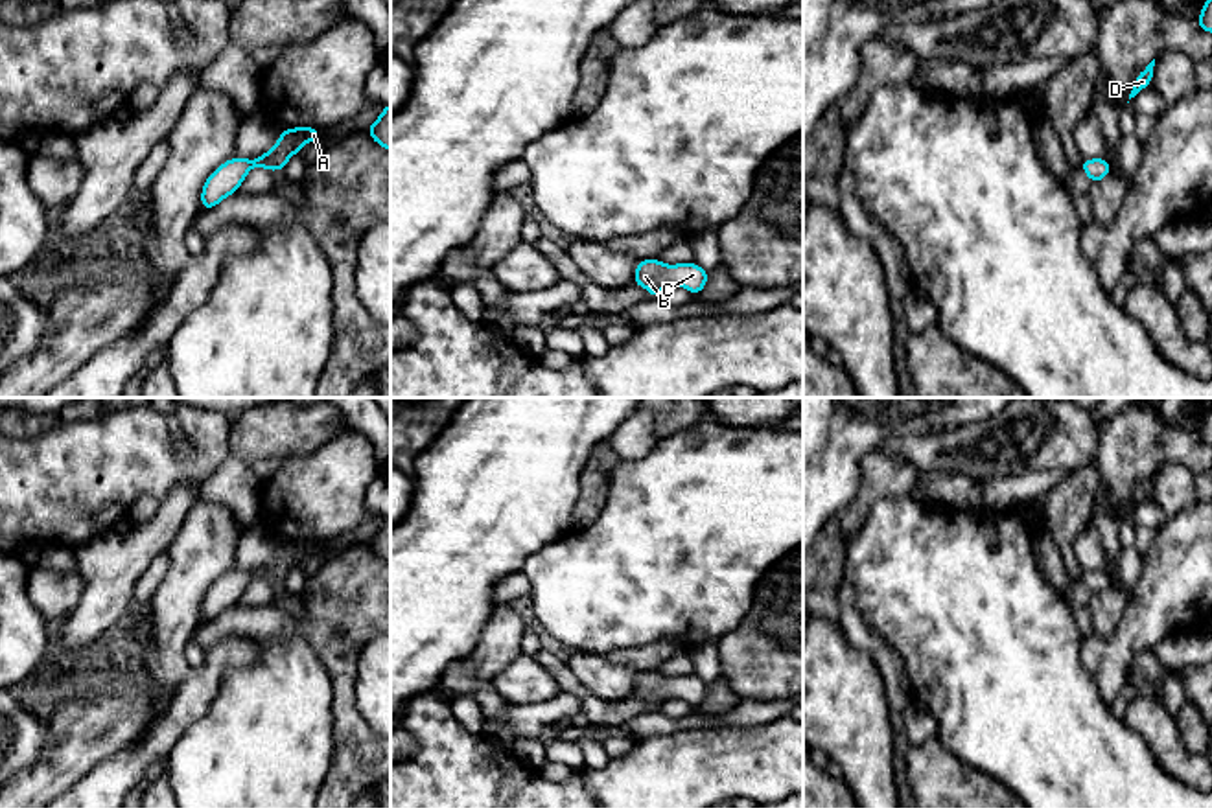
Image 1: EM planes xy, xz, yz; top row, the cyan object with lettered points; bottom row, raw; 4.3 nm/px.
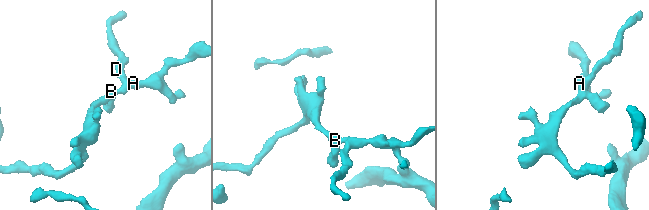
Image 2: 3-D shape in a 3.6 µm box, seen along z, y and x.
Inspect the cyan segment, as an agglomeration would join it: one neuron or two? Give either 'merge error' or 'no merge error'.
no merge error

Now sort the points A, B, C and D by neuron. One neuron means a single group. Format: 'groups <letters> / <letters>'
groups A B C D

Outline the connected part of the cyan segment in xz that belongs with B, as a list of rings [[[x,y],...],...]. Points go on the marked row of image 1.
[[[658,258],[641,260],[635,265],[634,283],[648,289],[648,298],[658,298],[667,285],[680,285],[693,294],[700,294],[707,283],[709,272],[700,265],[693,263],[676,263],[665,265]]]

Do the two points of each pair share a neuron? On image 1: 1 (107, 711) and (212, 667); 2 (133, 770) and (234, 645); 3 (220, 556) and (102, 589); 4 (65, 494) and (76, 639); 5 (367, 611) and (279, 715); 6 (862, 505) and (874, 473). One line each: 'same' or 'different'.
1: different
2: same
3: different
4: different
5: different
6: same

